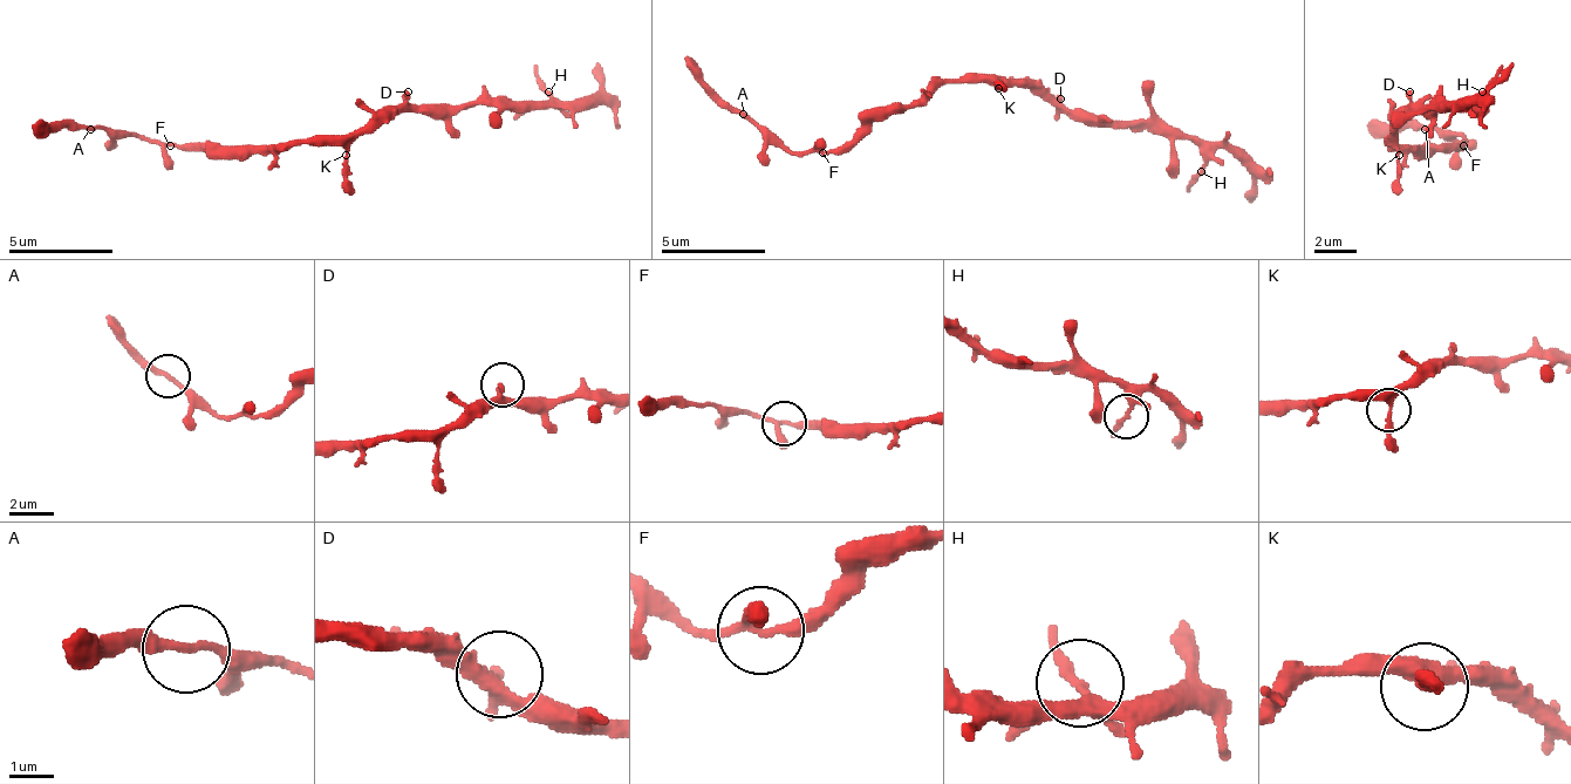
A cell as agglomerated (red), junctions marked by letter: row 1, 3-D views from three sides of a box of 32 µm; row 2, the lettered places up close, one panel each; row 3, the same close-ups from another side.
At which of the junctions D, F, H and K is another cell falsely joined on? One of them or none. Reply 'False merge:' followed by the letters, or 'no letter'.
False merge: no letter

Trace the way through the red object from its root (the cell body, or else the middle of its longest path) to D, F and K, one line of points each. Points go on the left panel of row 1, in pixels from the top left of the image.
D: (325, 138), (356, 138), (361, 134), (371, 134), (408, 97), (408, 91)
F: (325, 138), (288, 138), (282, 144), (169, 144)
K: (325, 138), (335, 138), (346, 155)

